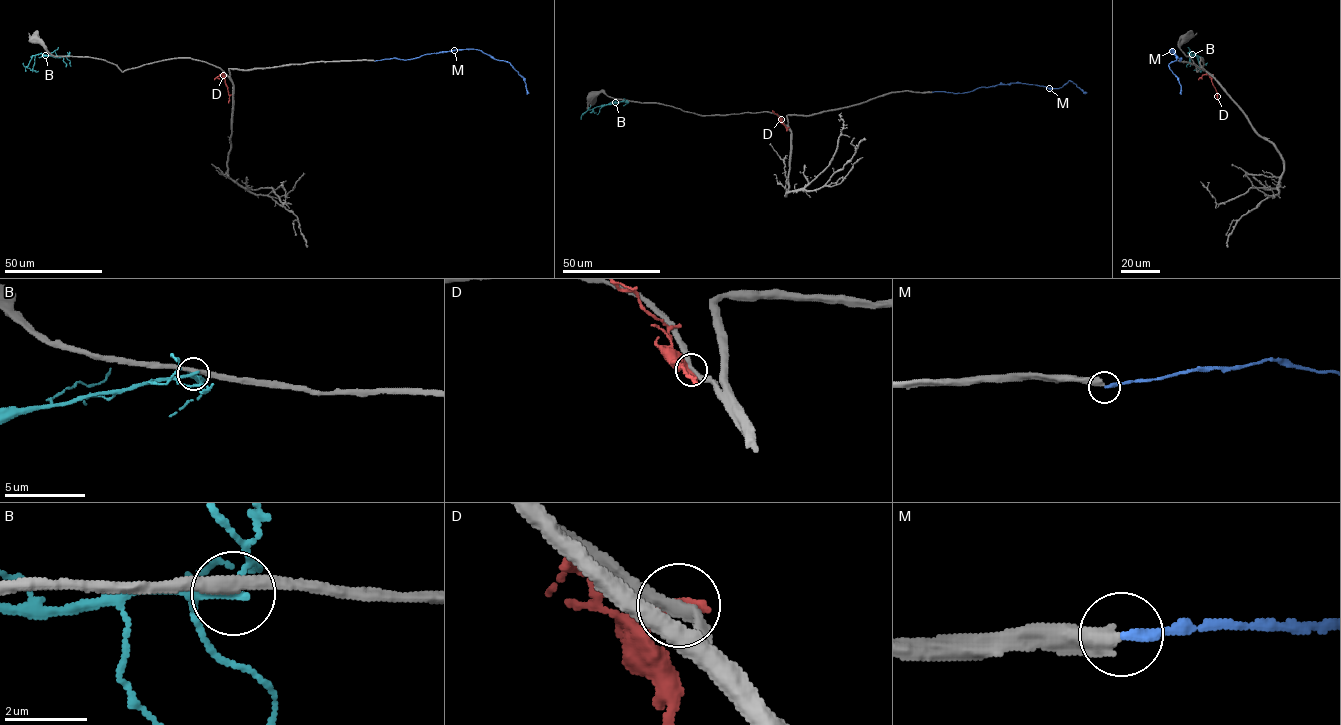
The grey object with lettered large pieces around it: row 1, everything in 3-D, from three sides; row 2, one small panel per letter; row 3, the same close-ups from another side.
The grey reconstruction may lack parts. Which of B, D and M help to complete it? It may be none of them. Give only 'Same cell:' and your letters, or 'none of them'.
Same cell: none of them

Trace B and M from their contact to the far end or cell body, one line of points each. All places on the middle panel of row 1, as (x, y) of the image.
B: (626, 100), (585, 112), (590, 106)
M: (932, 92), (965, 93), (1011, 83), (1057, 88), (1069, 80), (1085, 93)

